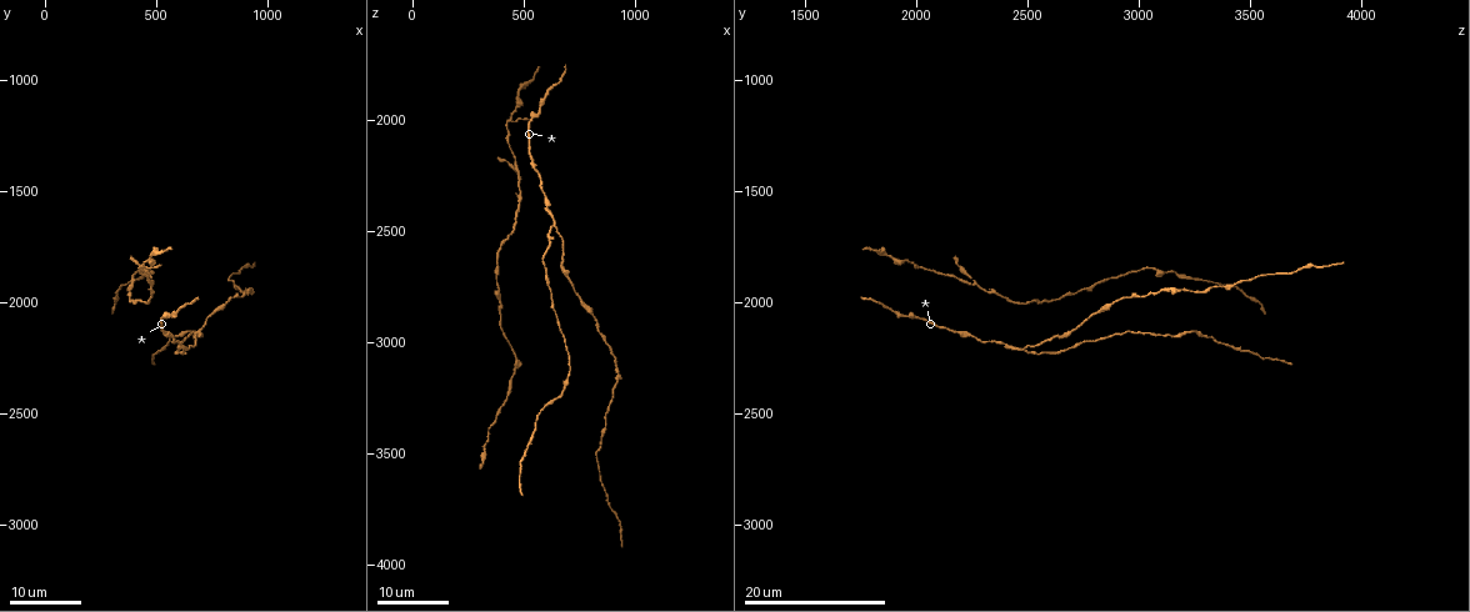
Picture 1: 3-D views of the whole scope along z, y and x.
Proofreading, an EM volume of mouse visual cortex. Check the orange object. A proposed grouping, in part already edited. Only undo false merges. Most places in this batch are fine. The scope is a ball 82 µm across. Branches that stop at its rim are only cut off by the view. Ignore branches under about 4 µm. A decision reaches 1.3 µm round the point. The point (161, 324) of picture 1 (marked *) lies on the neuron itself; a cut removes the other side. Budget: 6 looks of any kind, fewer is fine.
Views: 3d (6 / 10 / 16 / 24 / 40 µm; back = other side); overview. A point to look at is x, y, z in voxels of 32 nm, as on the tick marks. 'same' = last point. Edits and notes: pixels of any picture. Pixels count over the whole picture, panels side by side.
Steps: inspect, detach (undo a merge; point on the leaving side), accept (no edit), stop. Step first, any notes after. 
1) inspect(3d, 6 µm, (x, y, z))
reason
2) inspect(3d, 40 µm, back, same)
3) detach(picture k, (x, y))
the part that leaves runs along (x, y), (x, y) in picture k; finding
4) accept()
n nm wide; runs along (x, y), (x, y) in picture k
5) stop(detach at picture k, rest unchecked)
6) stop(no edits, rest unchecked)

inspect(3d, 24 µm, (440, 1830, 2000))
three arms meet

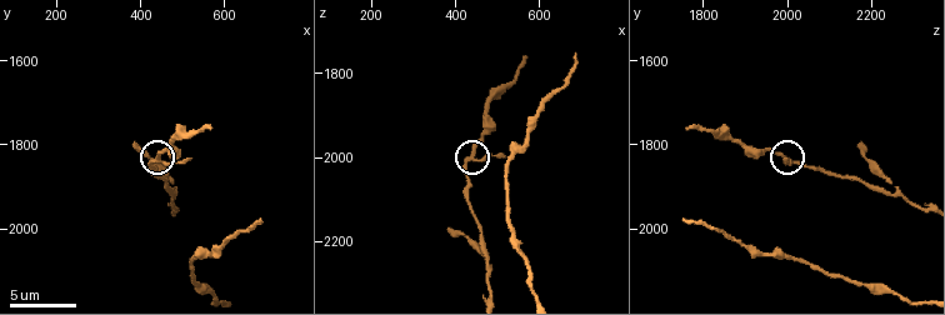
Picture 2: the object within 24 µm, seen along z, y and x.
inspect(3d, 6 µm, (440, 1835, 1985))

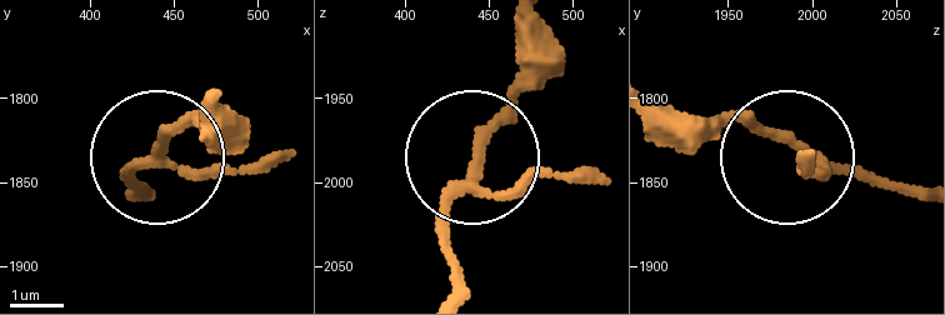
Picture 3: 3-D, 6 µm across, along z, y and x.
accept()
continuous, no second neuron

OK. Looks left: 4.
inspect(3d, 10 µm, (480, 1915, 2270))

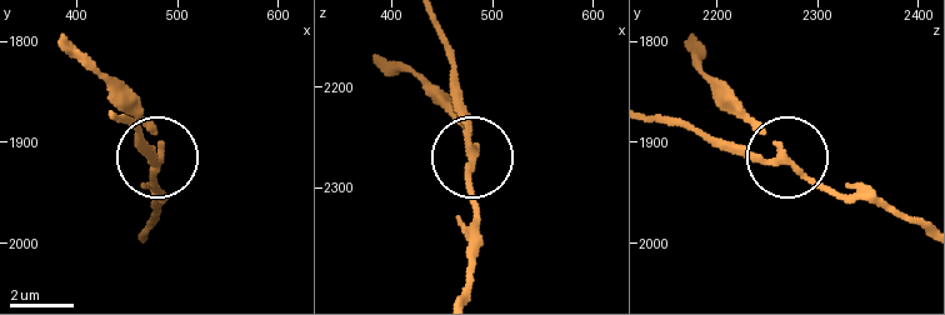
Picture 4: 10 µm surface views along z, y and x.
inspect(3d, 6 µm, (480, 1918, 2266))

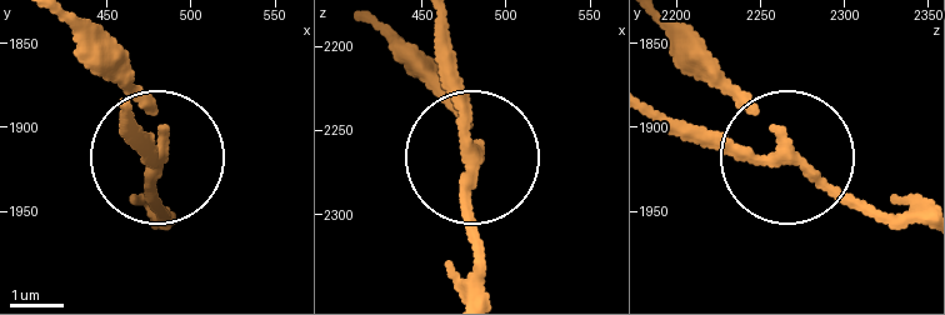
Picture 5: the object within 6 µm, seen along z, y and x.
accept()
one neuron here

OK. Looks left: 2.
inspect(3d, 16 µm, (630, 2210, 2470))
small branch off a trunk

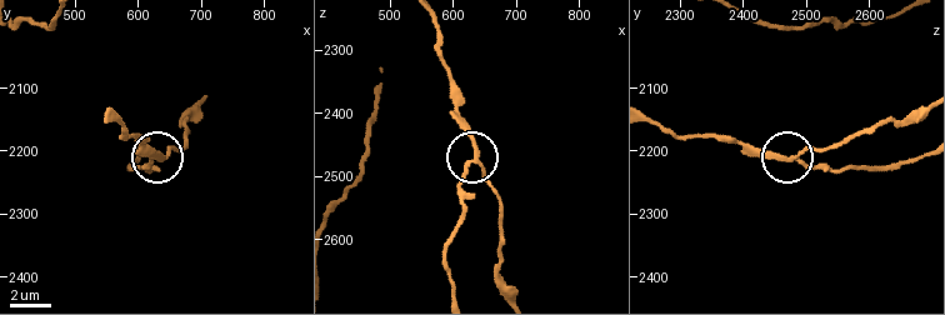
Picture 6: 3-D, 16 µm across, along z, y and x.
inspect(3d, 10 µm, (640, 2210, 2475))
closer look

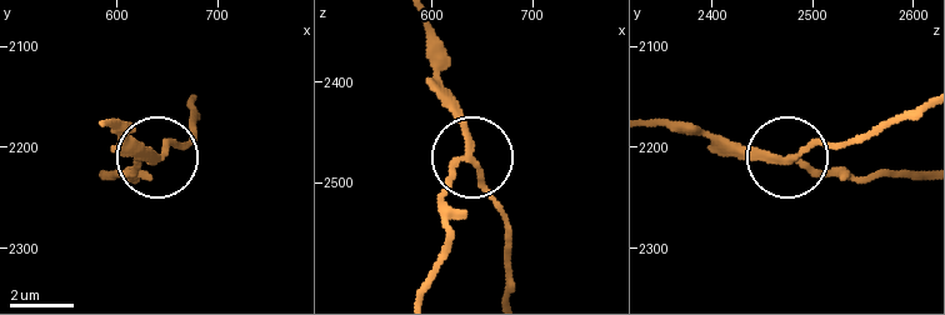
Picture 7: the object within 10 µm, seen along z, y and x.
accept()
runs along (423, 23), (441, 95), (468, 151), (449, 184), (444, 221) in picture 7; all the same neuron

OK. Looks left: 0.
stop(no edits, rest unchecked)

